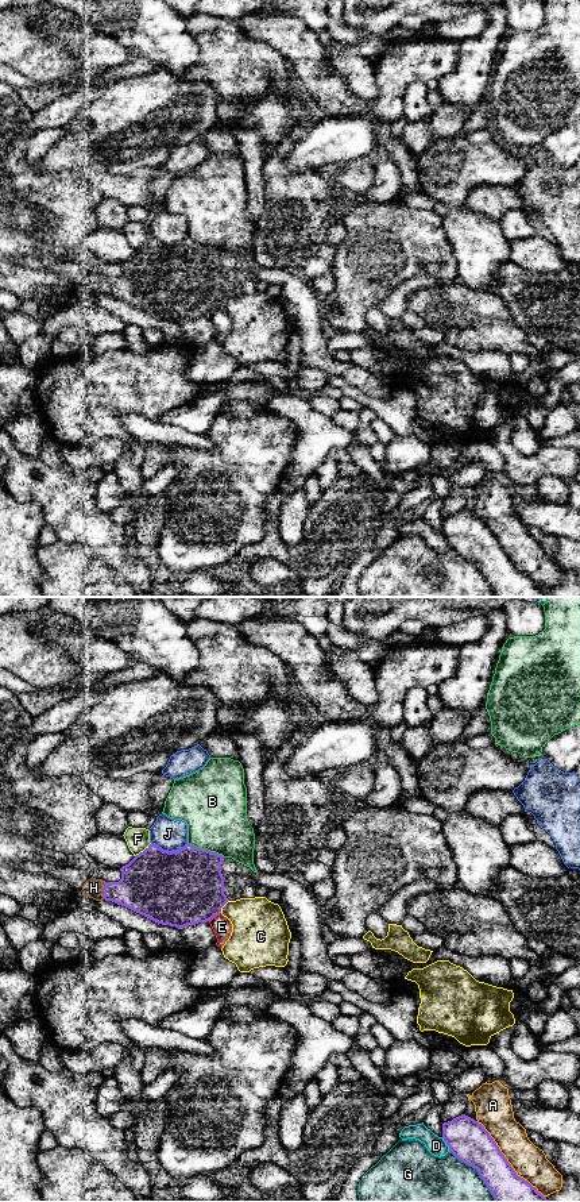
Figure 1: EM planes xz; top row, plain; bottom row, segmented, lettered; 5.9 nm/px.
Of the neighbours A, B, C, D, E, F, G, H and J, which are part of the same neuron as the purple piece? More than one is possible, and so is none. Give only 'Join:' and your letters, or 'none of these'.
Join: H

